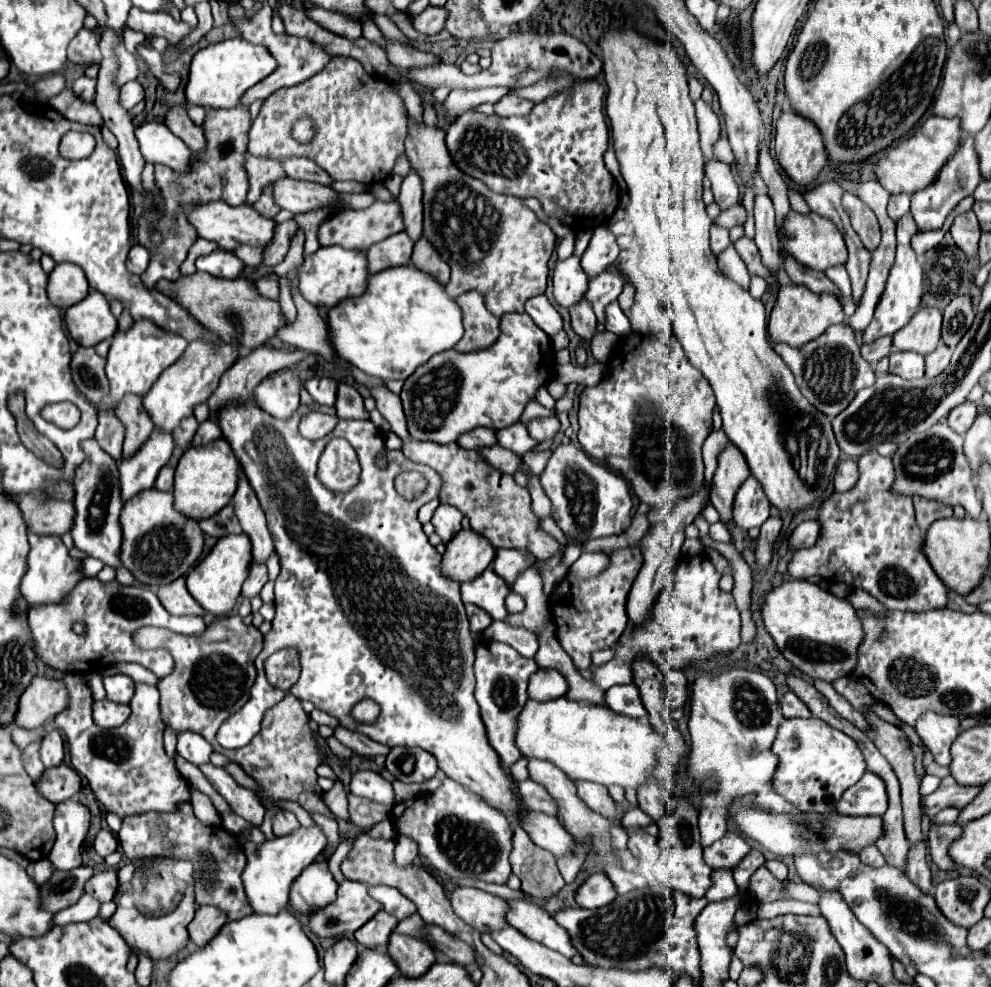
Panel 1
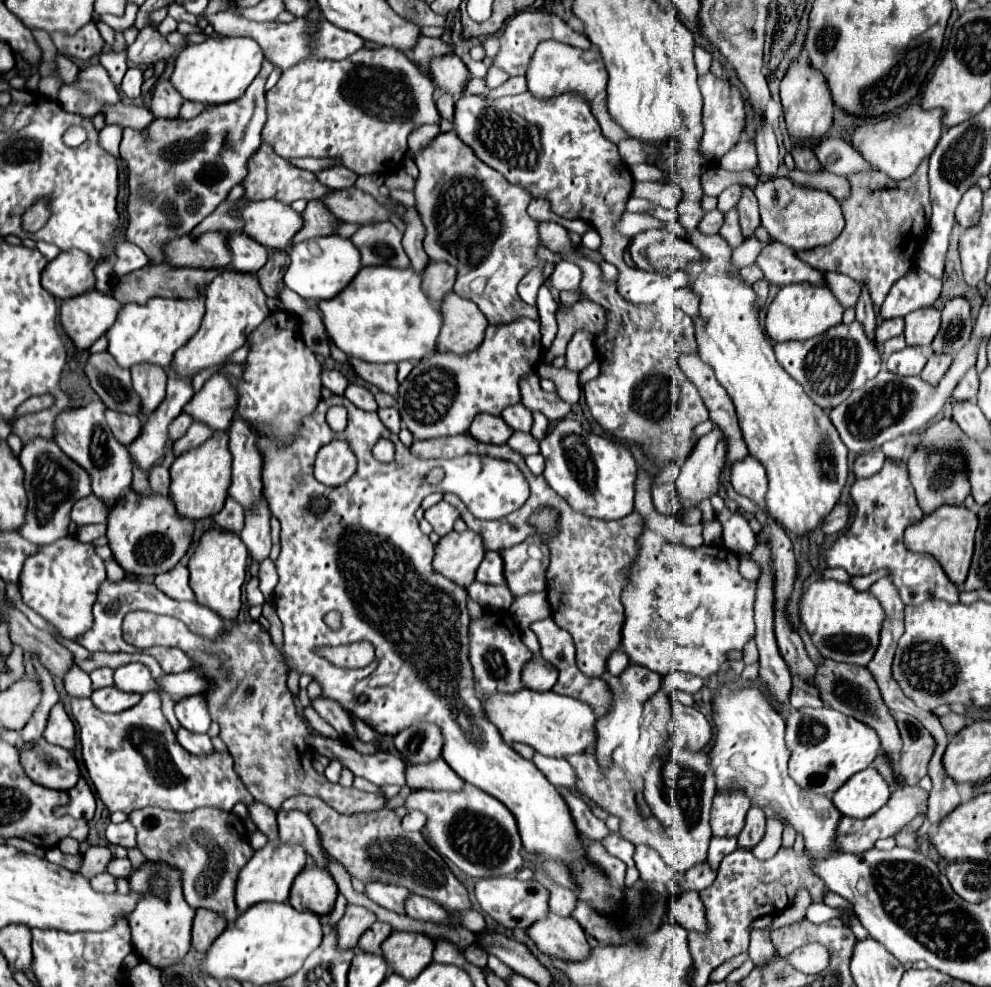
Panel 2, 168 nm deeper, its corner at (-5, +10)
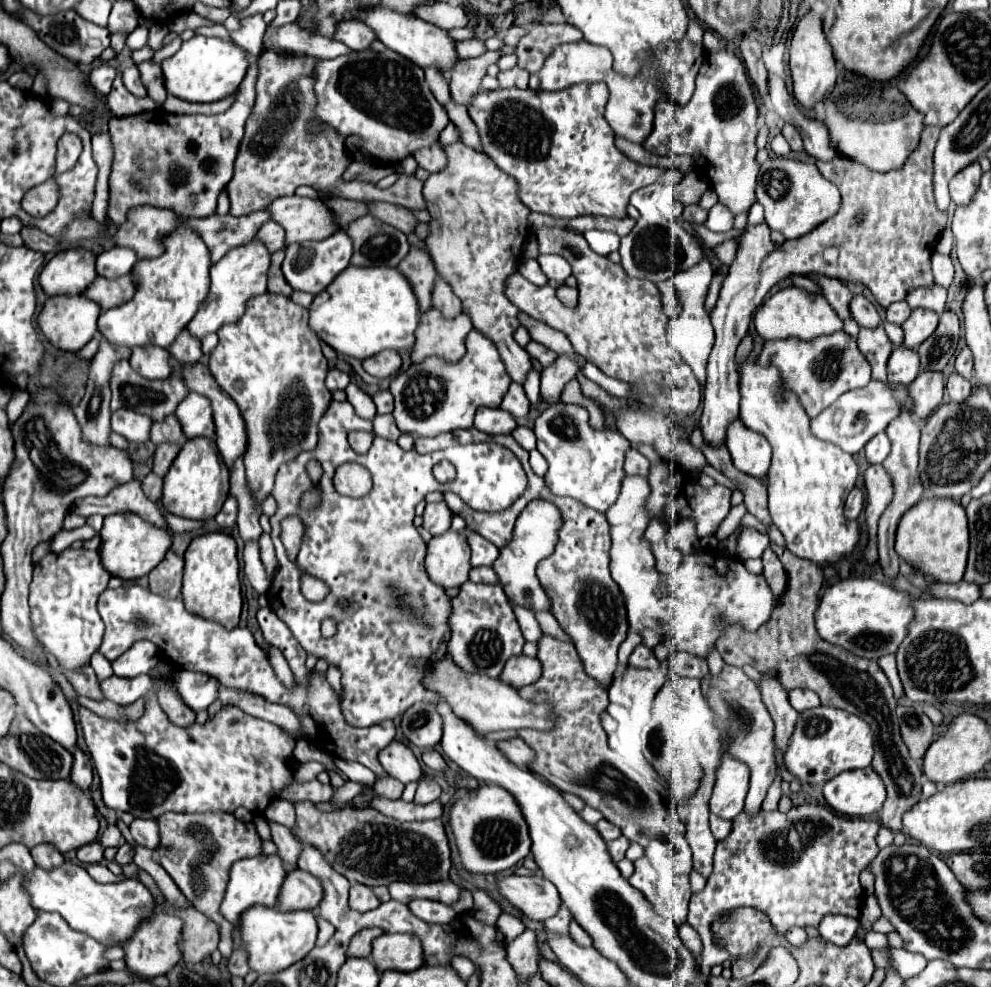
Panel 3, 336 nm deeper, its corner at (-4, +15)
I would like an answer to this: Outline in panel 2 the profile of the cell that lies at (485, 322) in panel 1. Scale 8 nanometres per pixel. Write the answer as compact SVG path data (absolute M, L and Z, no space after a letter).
M455 292L447 294L441 302L443 326L437 338L437 352L467 354L473 352L483 340L487 320L483 312Z

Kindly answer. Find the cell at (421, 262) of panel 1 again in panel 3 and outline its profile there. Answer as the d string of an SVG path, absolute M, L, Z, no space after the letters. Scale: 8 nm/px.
M438 277L434 281L434 287L432 287L432 307L436 307L442 313L446 313L446 317L454 317L454 315L458 315L462 311L460 299L452 293L452 287L442 277Z

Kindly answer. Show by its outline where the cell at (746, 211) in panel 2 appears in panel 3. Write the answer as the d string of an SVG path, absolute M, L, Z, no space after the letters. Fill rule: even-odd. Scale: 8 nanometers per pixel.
M926 127L920 147L910 155L904 167L888 173L872 171L866 165L846 157L836 157L830 163L818 161L816 165L820 173L840 189L842 207L834 217L800 239L786 239L786 245L772 243L766 223L746 225L738 239L738 253L720 289L716 307L710 313L716 343L708 361L708 385L704 391L704 407L700 417L704 445L726 445L726 433L738 417L740 403L736 347L746 335L754 311L760 307L774 283L788 277L790 273L806 275L816 271L846 283L862 283L872 291L874 299L882 307L902 301L914 287L934 283L930 255L936 237L946 229L948 223L946 213L936 209L932 195L932 153L938 133L940 127ZM828 247L838 249L836 263L824 259L824 251Z

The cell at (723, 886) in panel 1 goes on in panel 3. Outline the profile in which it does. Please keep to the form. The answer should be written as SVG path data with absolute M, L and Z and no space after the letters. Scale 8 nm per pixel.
M710 815L710 829L716 841L720 841L722 837L728 837L728 831L732 829L732 823L726 819L720 819L716 815Z

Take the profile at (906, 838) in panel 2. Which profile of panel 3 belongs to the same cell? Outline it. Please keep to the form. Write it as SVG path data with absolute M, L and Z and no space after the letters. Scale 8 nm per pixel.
M772 545L778 559L784 563L788 573L788 591L774 607L774 613L762 629L754 633L746 633L736 627L728 627L726 633L716 641L716 651L730 665L742 667L746 663L754 665L760 673L774 669L780 675L780 683L786 691L802 687L818 693L822 705L838 707L848 713L862 717L872 733L876 755L872 761L872 769L882 777L886 785L886 803L880 811L882 825L892 831L902 831L902 815L912 809L922 799L922 769L910 757L898 727L896 717L896 701L892 695L892 687L878 667L876 661L854 657L852 653L826 643L814 627L814 611L820 601L822 587L822 569L812 561L802 561L794 557L790 551Z

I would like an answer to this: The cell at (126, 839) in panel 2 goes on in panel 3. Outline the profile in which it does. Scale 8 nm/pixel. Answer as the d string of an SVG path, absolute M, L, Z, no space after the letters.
M134 819L130 823L130 833L136 845L144 845L150 849L158 847L158 825L154 819Z

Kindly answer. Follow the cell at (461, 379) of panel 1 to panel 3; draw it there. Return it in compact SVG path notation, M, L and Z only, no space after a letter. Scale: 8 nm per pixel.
M472 329L466 339L466 355L460 361L446 363L442 357L426 357L422 363L412 363L408 371L392 379L392 415L398 429L414 437L436 437L446 431L470 429L476 409L500 407L510 383L510 375L506 373L496 345L480 331Z

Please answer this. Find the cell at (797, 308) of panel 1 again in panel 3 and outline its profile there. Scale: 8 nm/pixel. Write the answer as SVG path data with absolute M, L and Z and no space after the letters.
M786 287L786 289L780 289L776 295L766 299L758 307L758 311L754 315L754 325L756 325L758 335L766 341L786 339L786 337L814 339L820 335L830 335L834 331L840 331L842 319L834 313L832 305L828 305L828 301L822 295L810 293L810 291L798 289L798 287Z

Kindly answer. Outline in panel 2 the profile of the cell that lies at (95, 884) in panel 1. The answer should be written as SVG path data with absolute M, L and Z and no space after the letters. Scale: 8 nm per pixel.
M113 858L107 866L107 872L115 878L127 878L131 874L131 862L129 858Z

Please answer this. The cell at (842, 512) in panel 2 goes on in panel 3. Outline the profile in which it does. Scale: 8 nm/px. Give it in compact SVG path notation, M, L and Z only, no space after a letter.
M852 489L846 499L846 505L844 505L844 517L854 521L860 515L862 507L864 507L864 495L858 489Z

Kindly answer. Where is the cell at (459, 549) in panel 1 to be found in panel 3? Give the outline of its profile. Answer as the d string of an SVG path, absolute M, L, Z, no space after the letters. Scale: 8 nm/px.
M448 531L428 543L426 571L442 587L462 587L470 573L470 545L462 533Z

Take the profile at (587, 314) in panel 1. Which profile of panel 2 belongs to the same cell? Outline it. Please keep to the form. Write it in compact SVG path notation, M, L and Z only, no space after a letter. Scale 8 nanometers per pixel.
M581 330L571 338L565 352L565 368L571 372L581 372L595 360L595 346L593 346L593 334Z

